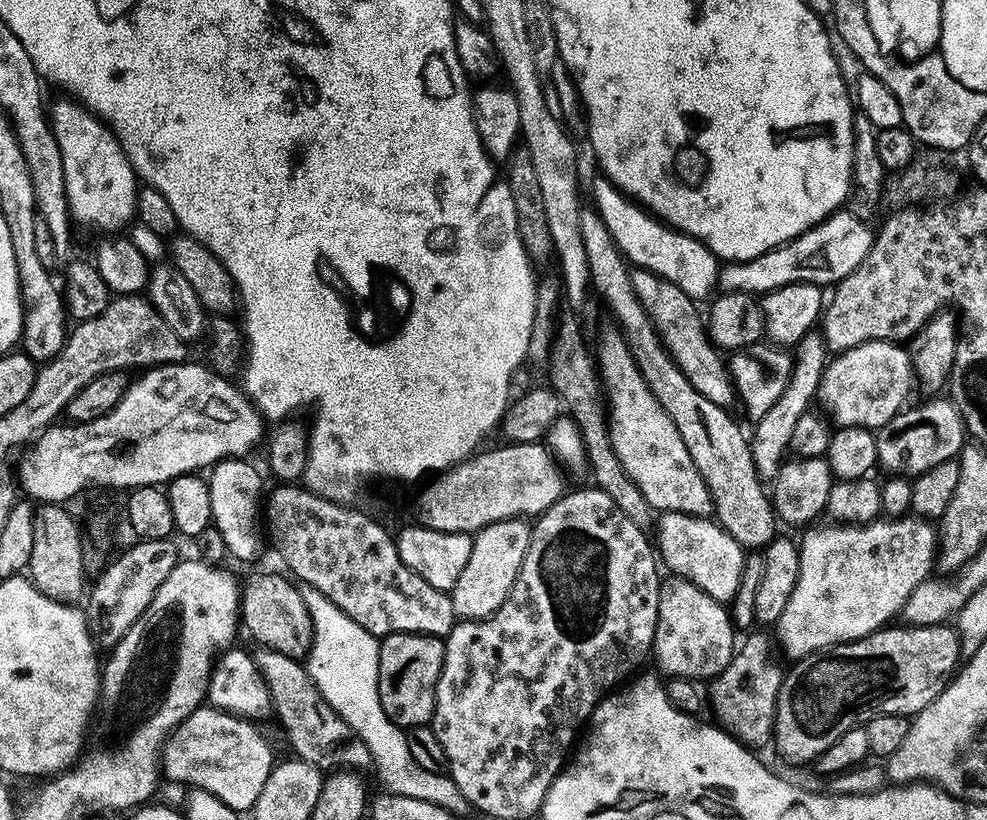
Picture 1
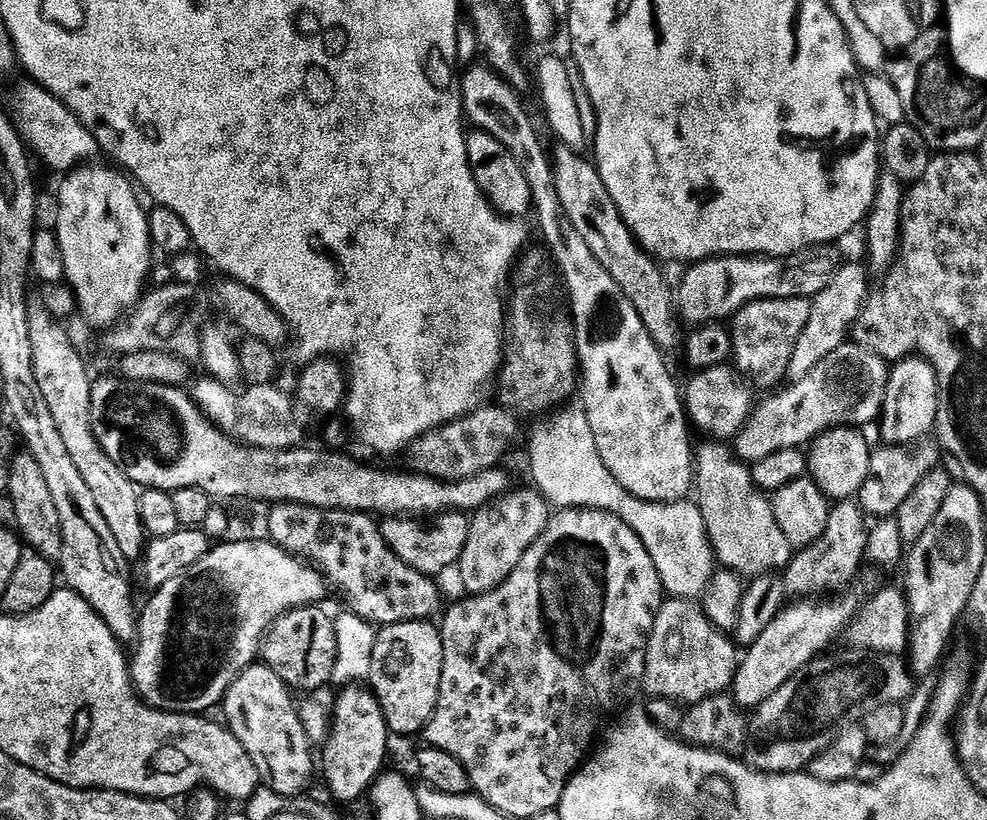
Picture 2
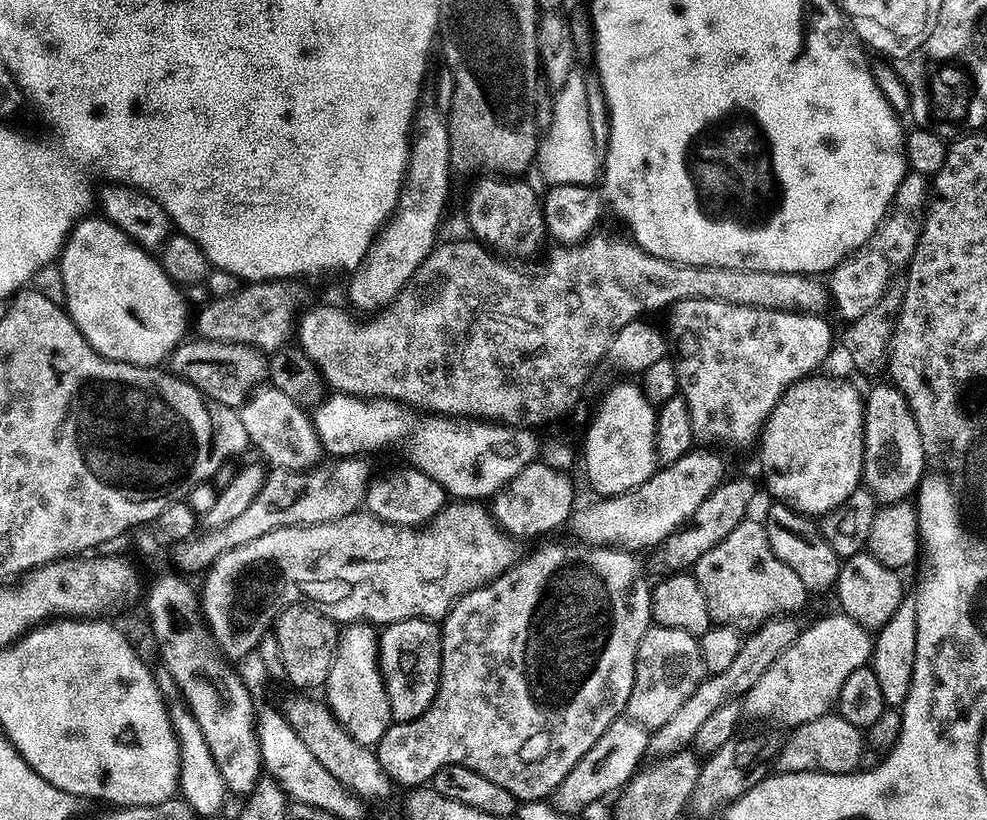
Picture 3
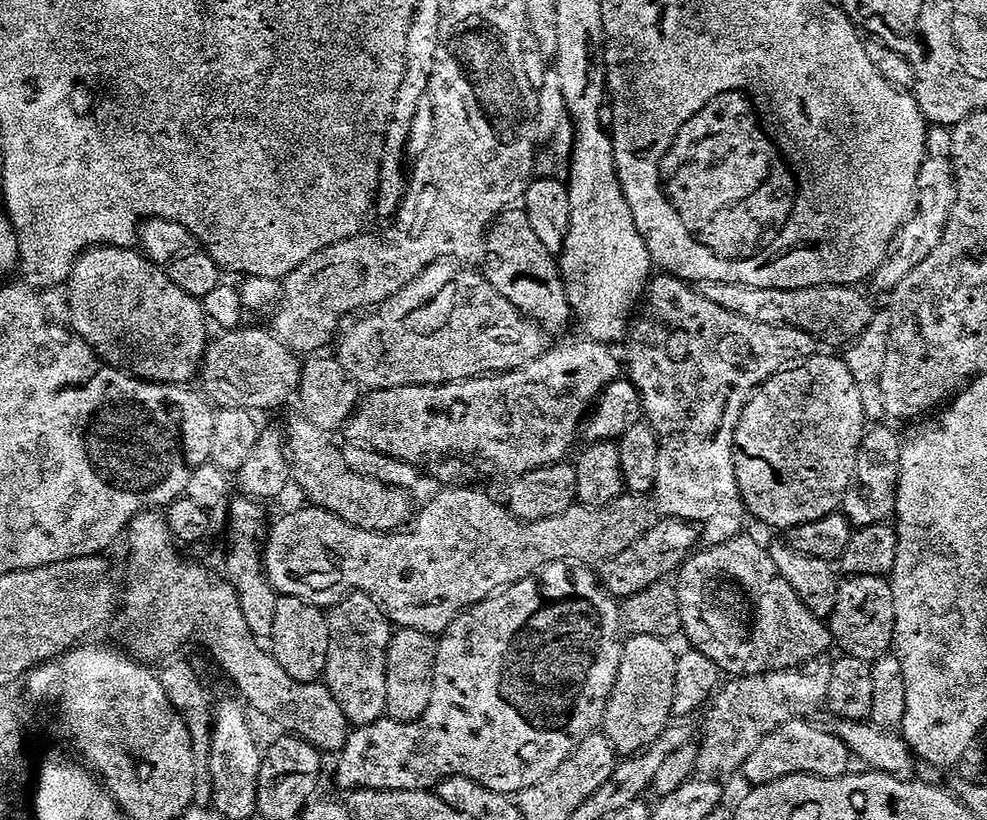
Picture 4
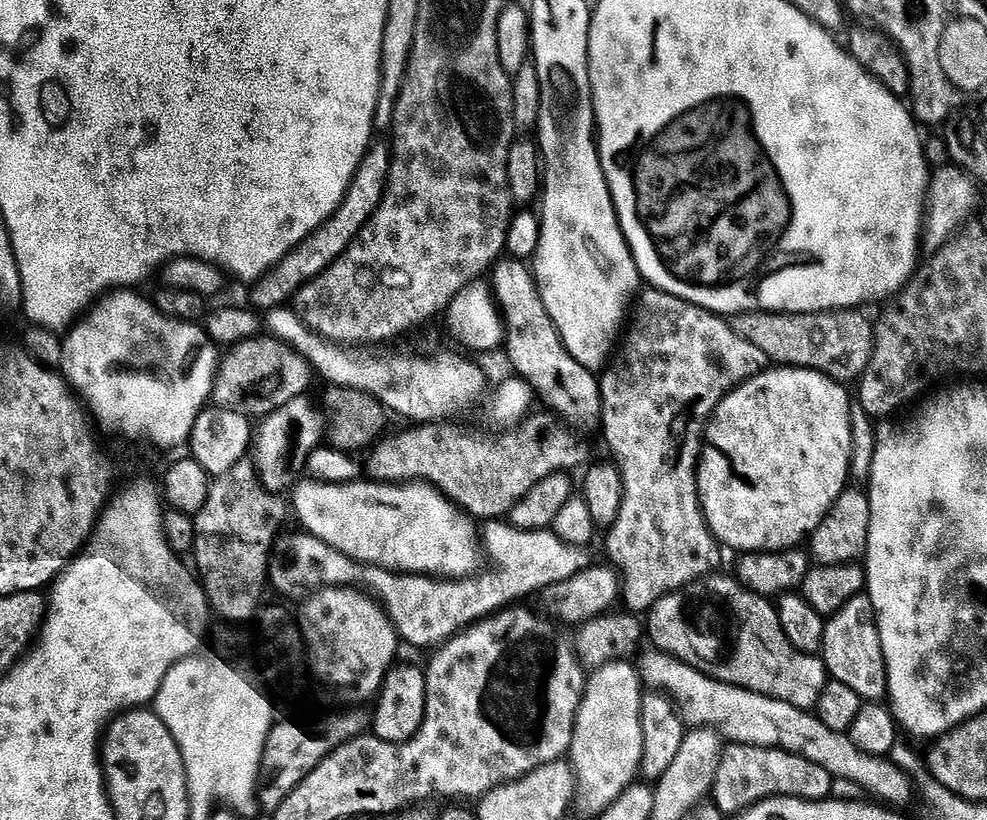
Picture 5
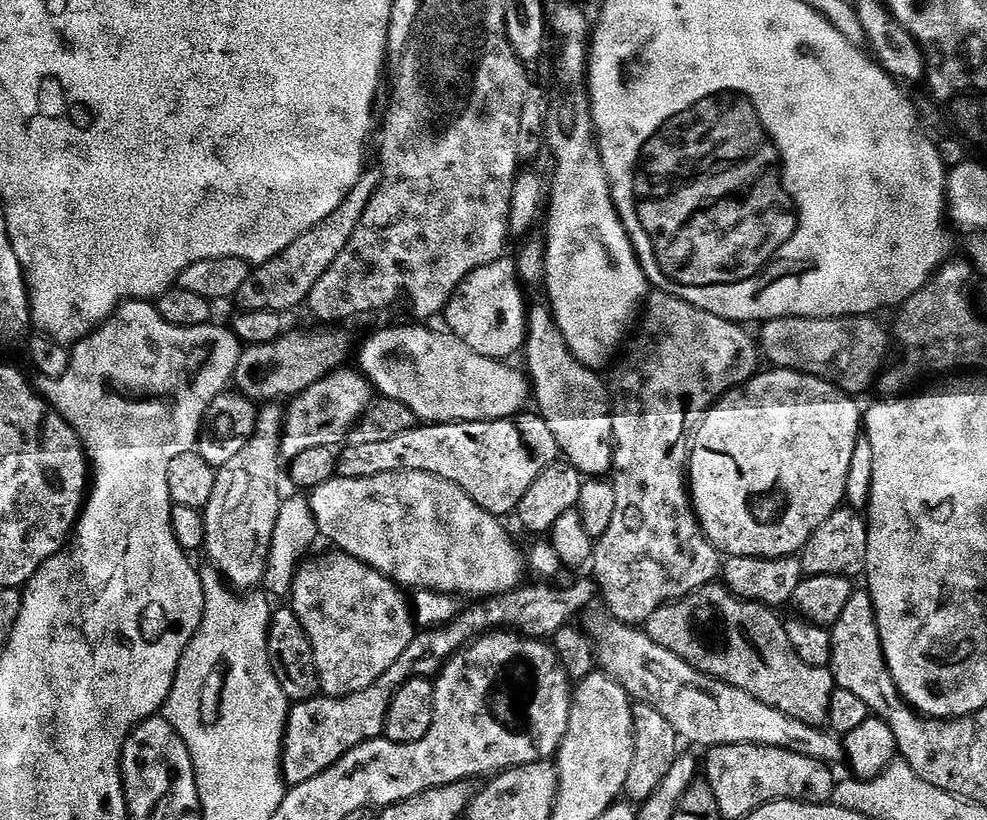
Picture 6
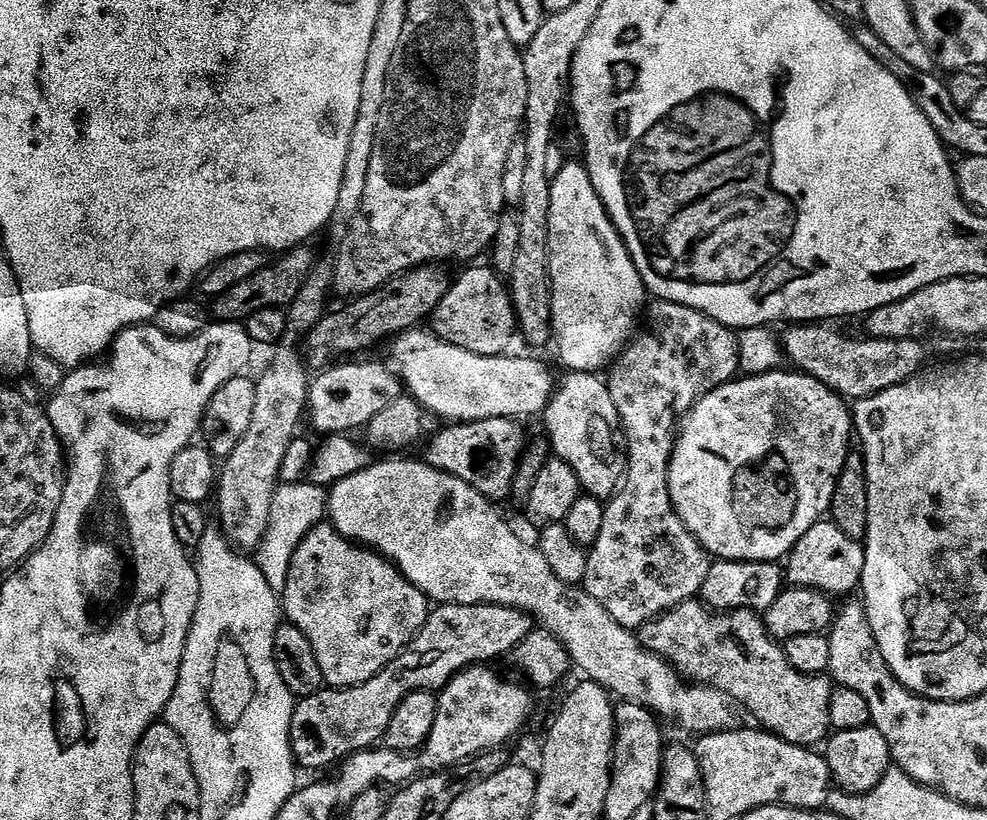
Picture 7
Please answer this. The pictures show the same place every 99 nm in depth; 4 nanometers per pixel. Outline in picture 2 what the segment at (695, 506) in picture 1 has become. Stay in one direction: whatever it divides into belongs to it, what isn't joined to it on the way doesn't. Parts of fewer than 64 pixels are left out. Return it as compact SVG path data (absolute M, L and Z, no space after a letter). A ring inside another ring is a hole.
M552 160L544 164L544 176L536 172L536 192L544 196L544 209L538 213L538 219L544 231L544 240L548 243L547 251L558 269L559 277L564 278L564 288L572 299L570 320L574 325L578 372L582 377L582 407L589 416L602 461L614 478L640 499L662 503L685 499L689 495L687 492L691 493L694 488L694 443L688 437L690 421L685 411L681 385L676 385L675 378L668 373L665 353L651 340L634 304L614 282L602 262L594 258L593 251L586 246L585 239L578 234L575 226L564 228L560 220L552 220L552 212L556 212L557 208L556 204L548 204L548 192L544 192L544 184L548 184L548 180L555 181ZM596 320L604 320L597 332Z

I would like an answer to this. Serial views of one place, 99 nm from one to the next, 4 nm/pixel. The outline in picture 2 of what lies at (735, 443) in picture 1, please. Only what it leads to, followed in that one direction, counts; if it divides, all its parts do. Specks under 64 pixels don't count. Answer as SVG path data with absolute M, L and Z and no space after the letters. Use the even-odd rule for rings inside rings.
M707 443L694 452L694 488L700 491L698 505L719 567L743 578L779 573L791 562L794 547L775 521L771 499L757 488L751 467L734 458L727 443Z

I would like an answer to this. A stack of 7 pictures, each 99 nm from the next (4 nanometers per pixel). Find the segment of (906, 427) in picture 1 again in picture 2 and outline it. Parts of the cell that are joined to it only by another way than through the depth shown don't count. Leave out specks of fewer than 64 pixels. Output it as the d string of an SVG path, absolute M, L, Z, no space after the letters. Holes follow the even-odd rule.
M925 438L919 444L907 445L881 445L871 456L870 470L867 471L865 487L859 489L856 500L867 517L873 519L887 519L897 515L906 500L913 492L918 482L930 473L942 460L942 449L933 439ZM874 486L874 496L868 488ZM868 487L868 488L867 488ZM874 498L874 500L873 500ZM868 501L868 502L867 502ZM872 501L873 502L870 502Z

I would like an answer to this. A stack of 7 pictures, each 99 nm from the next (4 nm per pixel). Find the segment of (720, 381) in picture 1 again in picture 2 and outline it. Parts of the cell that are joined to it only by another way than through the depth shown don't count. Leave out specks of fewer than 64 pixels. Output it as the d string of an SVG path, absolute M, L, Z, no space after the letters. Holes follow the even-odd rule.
M560 144L556 148L556 152L553 151L552 154L555 187L565 215L575 226L578 234L585 239L586 246L594 253L594 258L602 262L602 266L609 271L614 282L617 282L622 292L634 304L651 340L666 354L670 354L670 351L677 347L679 349L682 334L680 338L675 291L672 286L670 288L660 270L661 265L637 244L595 165L567 146Z

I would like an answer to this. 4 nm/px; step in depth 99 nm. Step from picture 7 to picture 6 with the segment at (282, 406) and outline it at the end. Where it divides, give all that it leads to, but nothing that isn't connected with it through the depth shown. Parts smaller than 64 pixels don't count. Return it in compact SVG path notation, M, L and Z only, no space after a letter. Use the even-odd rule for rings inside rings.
M265 403L257 411L254 434L230 462L218 469L214 494L210 494L210 502L202 510L206 522L203 551L208 552L213 560L209 561L225 581L240 590L255 589L263 581L274 525L278 522L282 499L280 437L284 435L285 409L276 404L279 403Z

